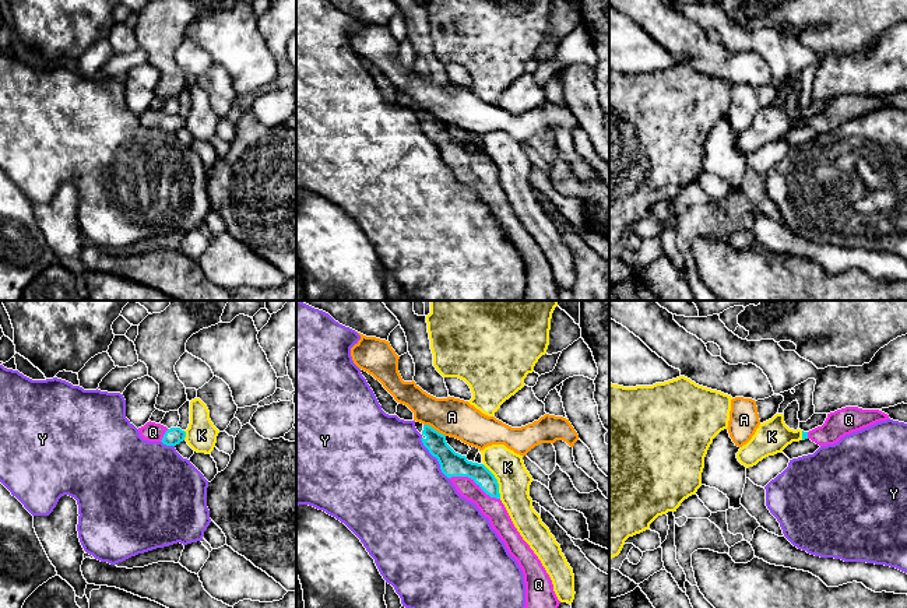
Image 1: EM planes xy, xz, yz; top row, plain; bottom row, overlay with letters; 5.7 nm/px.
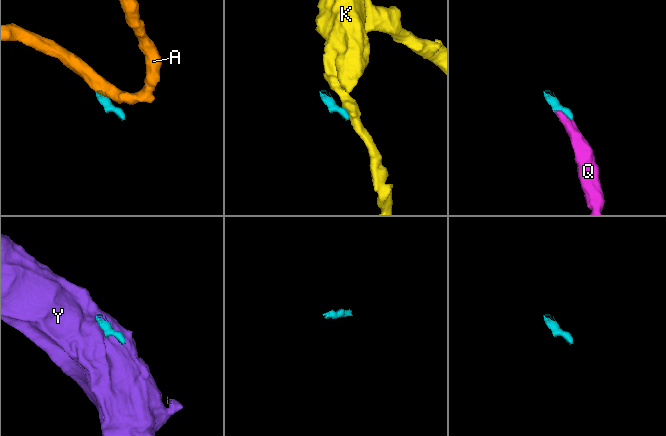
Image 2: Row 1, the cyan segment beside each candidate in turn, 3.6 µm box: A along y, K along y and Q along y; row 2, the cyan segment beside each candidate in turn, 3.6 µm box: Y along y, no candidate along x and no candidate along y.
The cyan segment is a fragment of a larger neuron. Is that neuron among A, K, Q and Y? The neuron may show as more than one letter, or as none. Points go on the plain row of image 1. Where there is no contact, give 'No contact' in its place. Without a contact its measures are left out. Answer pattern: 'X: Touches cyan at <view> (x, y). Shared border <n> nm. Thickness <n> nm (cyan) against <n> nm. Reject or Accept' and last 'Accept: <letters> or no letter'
A: Touches cyan at xz (433, 116). Shared border 150 nm. Thickness 140 nm (cyan) against 220 nm. Reject
K: Touches cyan at xz (496, 168). Shared border 220 nm. Thickness 130 nm (cyan) against 190 nm. Reject
Q: Touches cyan at xz (474, 168). Shared border 320 nm. Thickness 140 nm (cyan) against 120 nm. Accept
Y: Touches cyan at xz (436, 144). Shared border 280 nm. Thickness 140 nm (cyan) against 480 nm. Reject
Accept: Q

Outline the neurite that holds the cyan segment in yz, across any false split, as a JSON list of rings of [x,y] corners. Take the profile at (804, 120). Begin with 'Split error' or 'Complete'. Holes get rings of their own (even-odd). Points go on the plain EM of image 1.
Split error. [[[846,94],[827,101],[827,105],[822,113],[818,113],[809,119],[802,117],[802,127],[811,126],[819,133],[834,131],[846,122],[886,106],[890,106],[889,102],[879,96]]]

